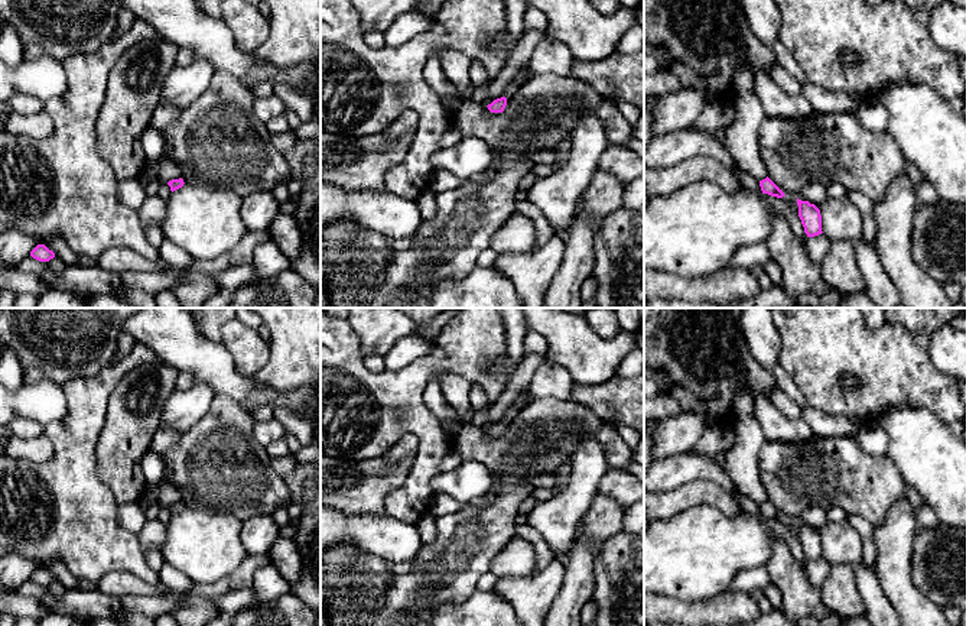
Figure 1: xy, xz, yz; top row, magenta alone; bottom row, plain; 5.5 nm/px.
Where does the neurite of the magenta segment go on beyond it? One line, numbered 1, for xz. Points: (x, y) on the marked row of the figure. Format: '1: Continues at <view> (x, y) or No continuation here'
1: No continuation here

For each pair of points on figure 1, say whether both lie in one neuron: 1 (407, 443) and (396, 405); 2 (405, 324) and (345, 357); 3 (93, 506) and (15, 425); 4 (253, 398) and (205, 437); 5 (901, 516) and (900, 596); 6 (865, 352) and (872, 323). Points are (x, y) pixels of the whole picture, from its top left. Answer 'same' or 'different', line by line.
1: different
2: different
3: different
4: different
5: same
6: different

